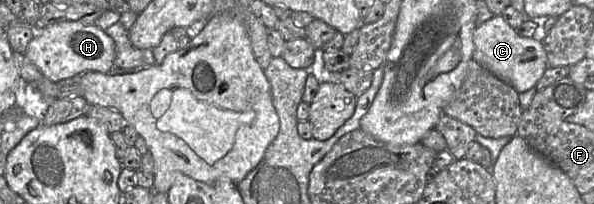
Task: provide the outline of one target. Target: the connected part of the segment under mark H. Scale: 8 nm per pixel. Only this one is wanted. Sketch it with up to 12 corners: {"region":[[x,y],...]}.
{"region":[[55,23],[23,53],[50,81],[114,67],[95,24]]}

